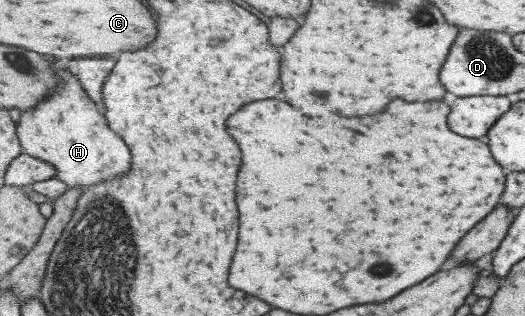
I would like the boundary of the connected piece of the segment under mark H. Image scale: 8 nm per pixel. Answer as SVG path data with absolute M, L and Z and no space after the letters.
M60 69L60 75L64 77L62 89L52 91L52 95L40 103L40 109L24 113L18 123L24 152L52 163L58 169L58 179L69 188L82 187L84 191L126 175L132 167L128 145L108 127L102 108L86 93L84 85L66 69Z

